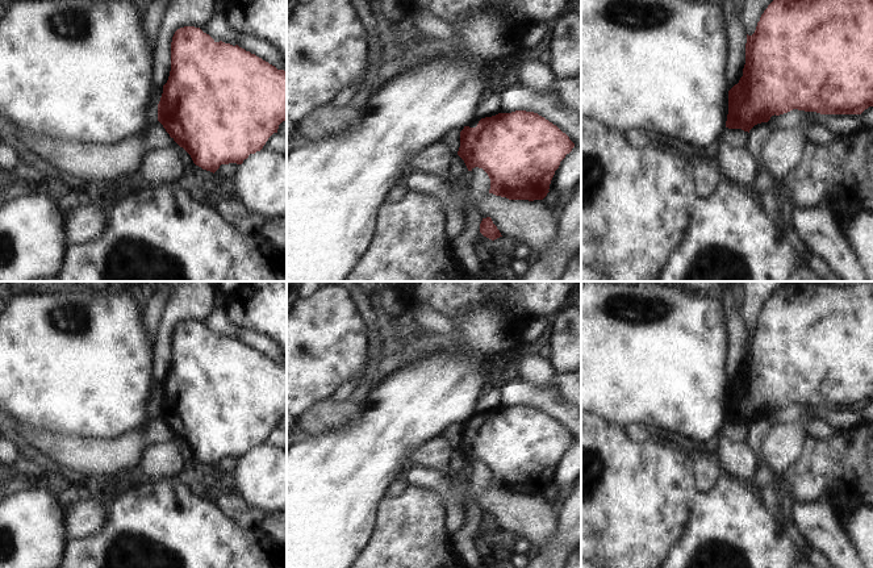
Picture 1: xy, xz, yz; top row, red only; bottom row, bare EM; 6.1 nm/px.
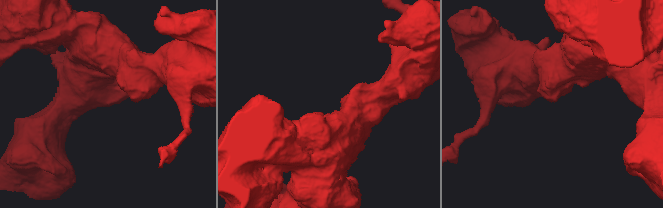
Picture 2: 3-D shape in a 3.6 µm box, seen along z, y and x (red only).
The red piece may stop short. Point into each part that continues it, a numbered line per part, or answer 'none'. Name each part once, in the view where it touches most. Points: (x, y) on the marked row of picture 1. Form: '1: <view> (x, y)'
none

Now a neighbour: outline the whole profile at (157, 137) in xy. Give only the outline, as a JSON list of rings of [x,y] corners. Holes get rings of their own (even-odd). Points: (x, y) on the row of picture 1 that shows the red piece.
[[[160,122],[149,128],[146,137],[142,141],[142,153],[146,155],[156,149],[166,149],[174,142],[174,138],[166,131]]]

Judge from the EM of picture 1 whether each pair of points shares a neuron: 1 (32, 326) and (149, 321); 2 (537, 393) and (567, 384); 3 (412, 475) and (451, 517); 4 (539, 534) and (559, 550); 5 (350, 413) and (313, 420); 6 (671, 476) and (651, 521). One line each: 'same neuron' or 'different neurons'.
1: same neuron
2: different neurons
3: same neuron
4: different neurons
5: same neuron
6: same neuron

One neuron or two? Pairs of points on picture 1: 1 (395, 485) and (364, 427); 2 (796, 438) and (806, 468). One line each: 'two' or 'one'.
1: one
2: two

